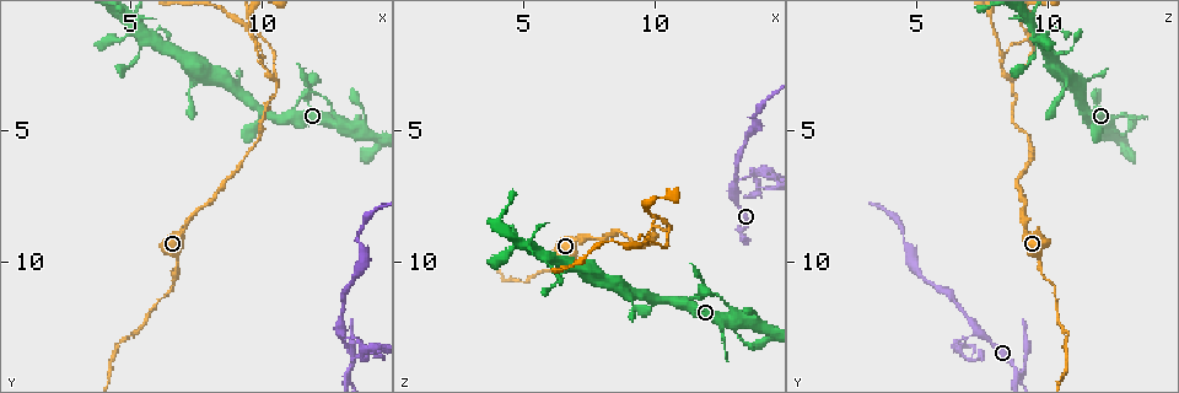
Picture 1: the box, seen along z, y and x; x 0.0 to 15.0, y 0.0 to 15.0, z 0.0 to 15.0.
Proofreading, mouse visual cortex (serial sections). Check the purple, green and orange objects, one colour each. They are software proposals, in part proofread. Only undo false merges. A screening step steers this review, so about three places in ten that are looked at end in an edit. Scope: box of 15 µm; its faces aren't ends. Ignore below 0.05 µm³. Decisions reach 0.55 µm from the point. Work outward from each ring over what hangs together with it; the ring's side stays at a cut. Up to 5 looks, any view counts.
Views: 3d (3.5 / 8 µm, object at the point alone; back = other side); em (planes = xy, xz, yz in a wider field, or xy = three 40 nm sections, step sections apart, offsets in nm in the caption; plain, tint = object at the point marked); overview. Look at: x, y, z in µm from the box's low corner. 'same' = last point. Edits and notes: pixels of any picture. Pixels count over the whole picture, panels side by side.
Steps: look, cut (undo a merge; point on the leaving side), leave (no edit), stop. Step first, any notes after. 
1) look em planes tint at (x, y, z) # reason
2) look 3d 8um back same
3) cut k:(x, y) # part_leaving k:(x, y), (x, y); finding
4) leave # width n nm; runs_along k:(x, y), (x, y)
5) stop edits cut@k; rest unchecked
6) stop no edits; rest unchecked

look 3d 3.5um at (10.5, 3.0, 8.7) # a fork

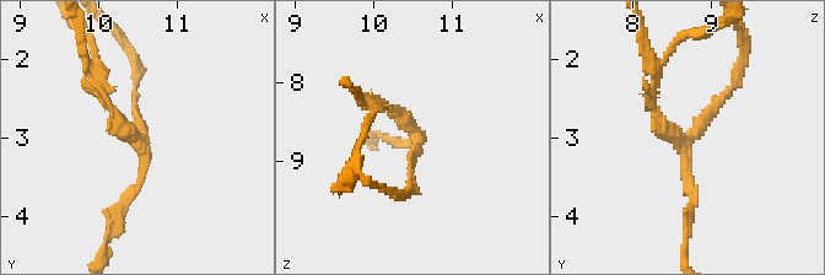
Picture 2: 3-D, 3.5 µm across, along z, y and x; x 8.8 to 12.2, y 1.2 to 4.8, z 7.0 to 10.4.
look em xy step 2 tint at (10.60, 3.10, 8.65) # arms 3; arm_widths 100, 150, 150 nm; now the EM

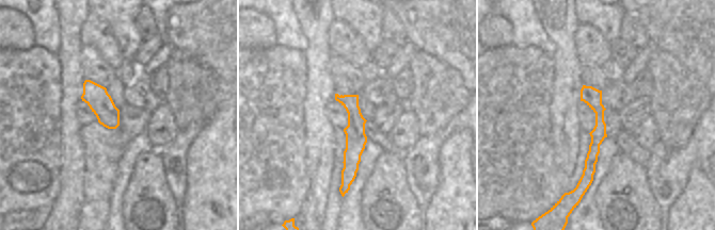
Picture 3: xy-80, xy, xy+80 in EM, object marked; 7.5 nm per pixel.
cut 2:(106, 100) # a second cell is stuck on

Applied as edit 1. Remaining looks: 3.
look overview

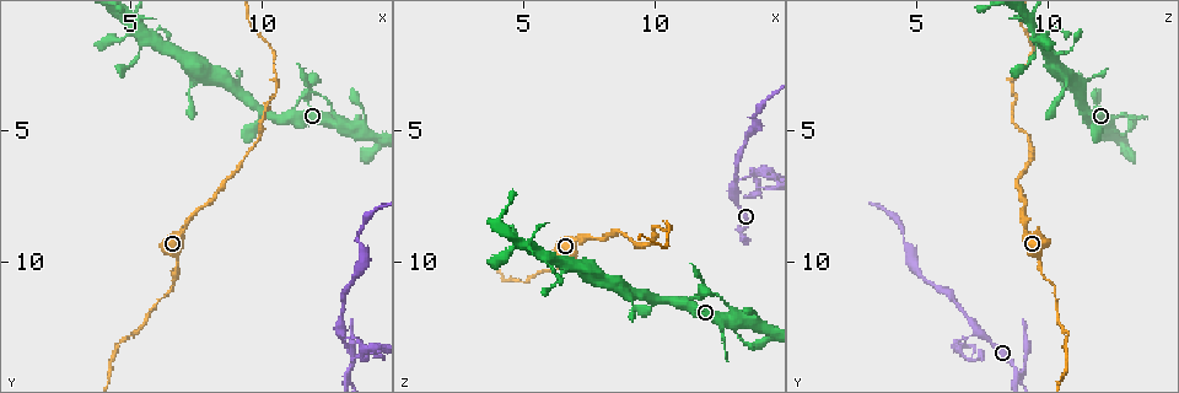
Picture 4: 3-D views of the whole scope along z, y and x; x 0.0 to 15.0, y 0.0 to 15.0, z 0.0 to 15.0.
look 3d 8um at (13.0, 4.7, 12.2) # side arm on a straight run

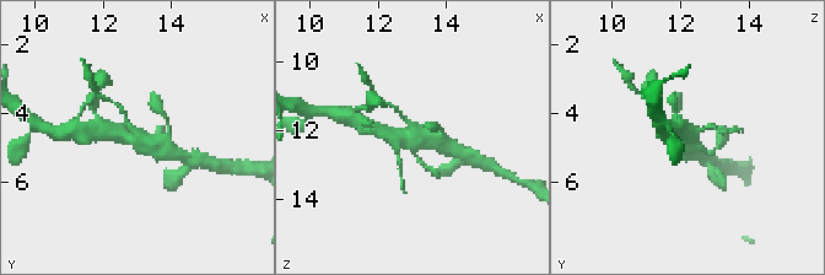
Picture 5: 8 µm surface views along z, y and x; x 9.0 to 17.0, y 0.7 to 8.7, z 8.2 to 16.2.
look em xy step 1 tint at (13.0, 4.7, 12.2) # need the tissue

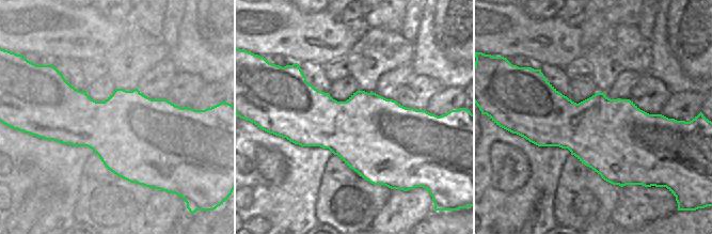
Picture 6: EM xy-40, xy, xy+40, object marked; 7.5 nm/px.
cut 5:(125, 118) # part_leaving 5:(135, 131), (120, 107), (108, 100); a second cell is stuck on

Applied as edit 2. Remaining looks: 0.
stop edits cut@2, cut@5; rest unchecked

